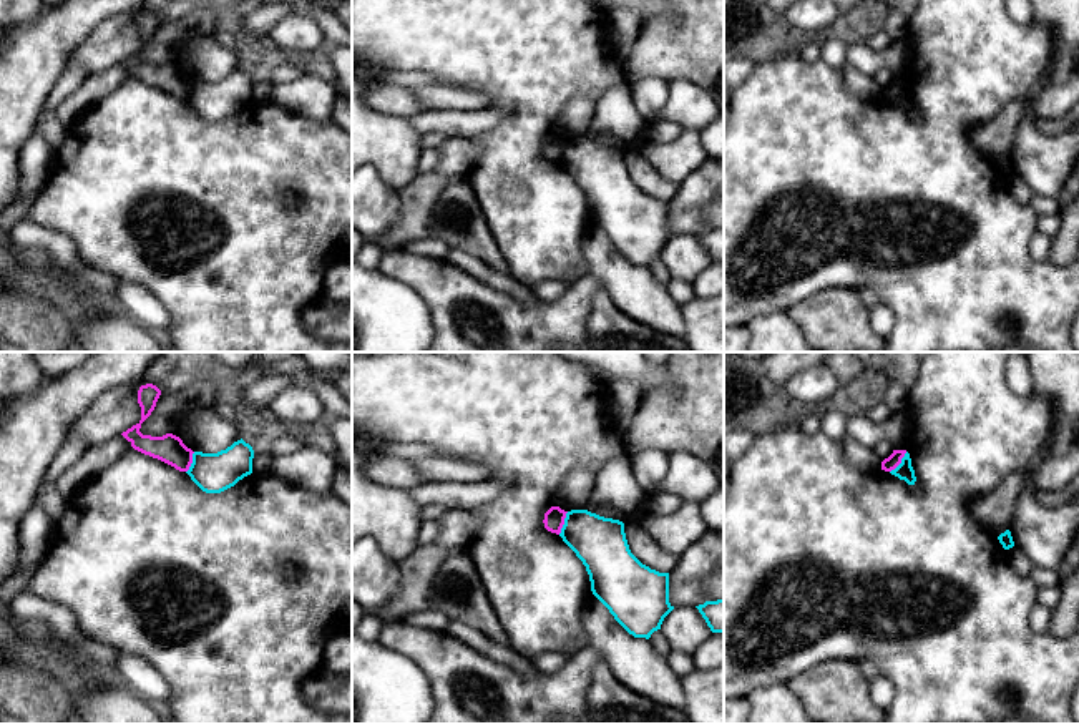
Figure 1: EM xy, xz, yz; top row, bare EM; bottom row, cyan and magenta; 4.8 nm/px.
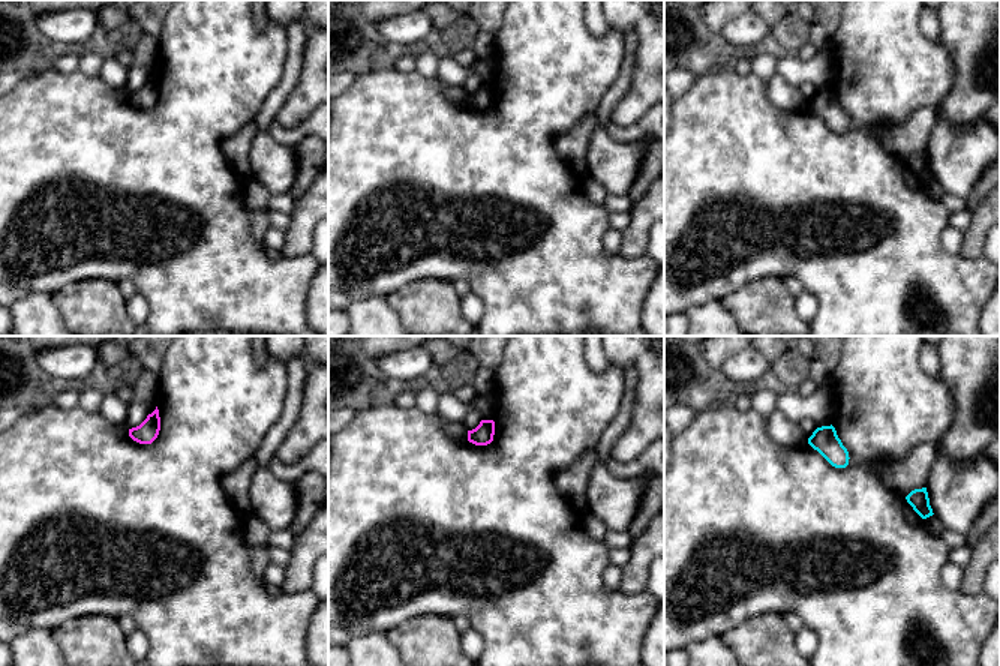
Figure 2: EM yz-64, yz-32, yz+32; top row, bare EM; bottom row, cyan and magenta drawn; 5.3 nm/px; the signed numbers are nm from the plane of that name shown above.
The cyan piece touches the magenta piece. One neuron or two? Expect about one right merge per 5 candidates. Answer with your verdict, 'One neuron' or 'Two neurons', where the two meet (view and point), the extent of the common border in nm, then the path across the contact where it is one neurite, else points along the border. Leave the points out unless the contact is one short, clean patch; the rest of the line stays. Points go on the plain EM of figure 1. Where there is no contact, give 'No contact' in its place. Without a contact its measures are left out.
Two neurons. Touches cyan at xz (565, 151). Shared border 120 nm. Boundary: xz (568, 140), (558, 161)

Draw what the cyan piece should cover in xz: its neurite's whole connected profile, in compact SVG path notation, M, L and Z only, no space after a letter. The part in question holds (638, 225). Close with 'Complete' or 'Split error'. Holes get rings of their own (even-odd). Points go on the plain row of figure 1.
M571 138L559 164L586 194L593 223L629 262L649 267L661 257L674 237L669 201L651 198L631 181L622 149Z. Complete

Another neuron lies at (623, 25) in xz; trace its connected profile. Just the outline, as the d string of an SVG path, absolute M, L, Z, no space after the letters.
M611 8L606 15L606 60L624 68L641 33L641 13L636 8Z

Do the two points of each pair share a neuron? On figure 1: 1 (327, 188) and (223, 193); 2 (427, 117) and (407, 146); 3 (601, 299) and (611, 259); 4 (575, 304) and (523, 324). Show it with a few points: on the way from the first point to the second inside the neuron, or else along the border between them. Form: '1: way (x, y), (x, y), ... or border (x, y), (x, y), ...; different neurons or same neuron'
1: way (301, 188), (286, 185), (274, 193), (249, 193); same neuron
2: border (407, 118), (422, 133); different neurons
3: border (603, 288), (611, 303), (629, 317); different neurons
4: way (561, 317), (553, 322), (537, 324); same neuron

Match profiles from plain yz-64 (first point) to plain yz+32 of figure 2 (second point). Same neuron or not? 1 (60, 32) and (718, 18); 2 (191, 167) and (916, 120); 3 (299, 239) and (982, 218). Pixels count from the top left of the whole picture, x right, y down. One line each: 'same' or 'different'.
1: different
2: different
3: same

